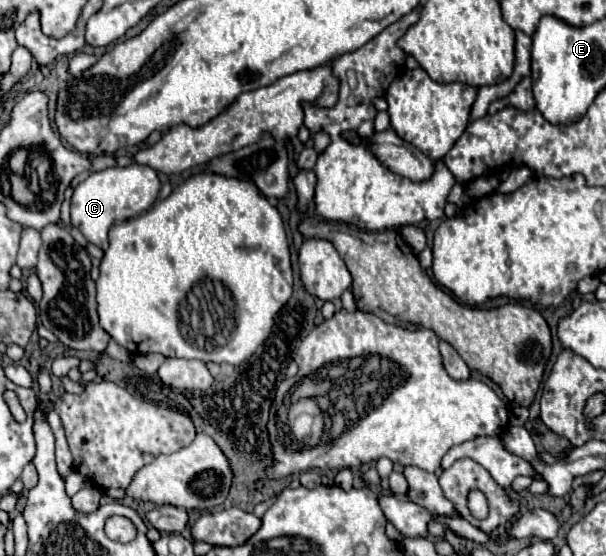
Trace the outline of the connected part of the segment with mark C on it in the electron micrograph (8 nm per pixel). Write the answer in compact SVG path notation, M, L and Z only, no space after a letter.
M130 164L126 168L106 168L100 172L92 172L84 182L80 182L72 194L72 226L80 228L88 242L100 246L102 250L108 248L108 230L116 222L130 220L142 212L146 212L160 190L160 178L156 170L150 166Z

